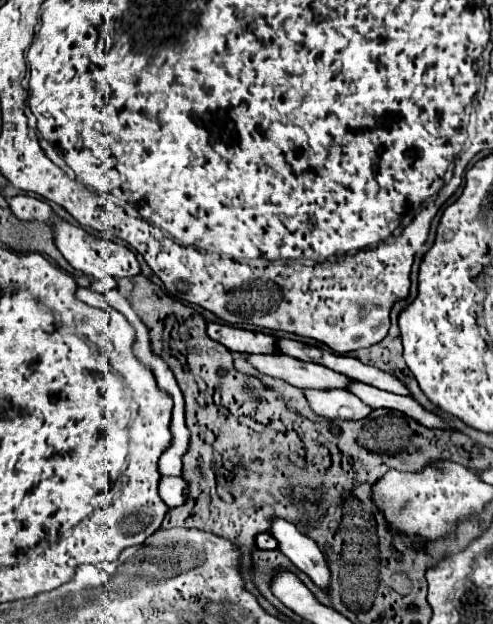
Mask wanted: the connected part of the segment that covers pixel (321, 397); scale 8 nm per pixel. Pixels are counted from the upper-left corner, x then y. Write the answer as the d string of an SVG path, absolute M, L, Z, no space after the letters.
M307 389L305 397L311 405L311 409L319 417L327 419L345 419L345 421L357 421L367 417L373 409L365 405L357 395L349 391L317 391Z

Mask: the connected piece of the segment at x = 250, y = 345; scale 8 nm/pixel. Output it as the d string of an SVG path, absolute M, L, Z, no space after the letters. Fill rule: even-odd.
M209 323L207 325L207 335L225 345L233 353L249 353L249 355L267 355L267 353L279 353L275 345L275 337L261 333L261 331L245 331L237 329L231 325L221 325L221 323Z

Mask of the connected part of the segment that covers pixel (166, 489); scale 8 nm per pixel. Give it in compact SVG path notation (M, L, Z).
M163 477L159 495L169 507L179 507L183 501L187 501L187 481L183 481L183 477Z

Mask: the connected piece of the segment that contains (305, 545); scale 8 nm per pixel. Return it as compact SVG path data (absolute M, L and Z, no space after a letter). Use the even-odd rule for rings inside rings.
M283 519L271 521L271 535L279 541L279 551L287 555L297 569L309 575L321 591L329 591L331 571L327 569L327 559L313 539L299 533L295 525Z

